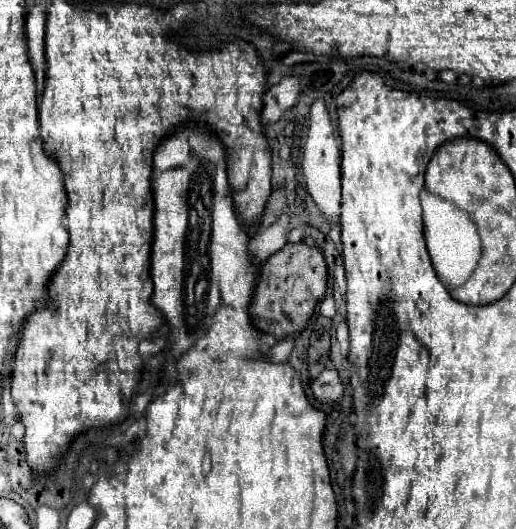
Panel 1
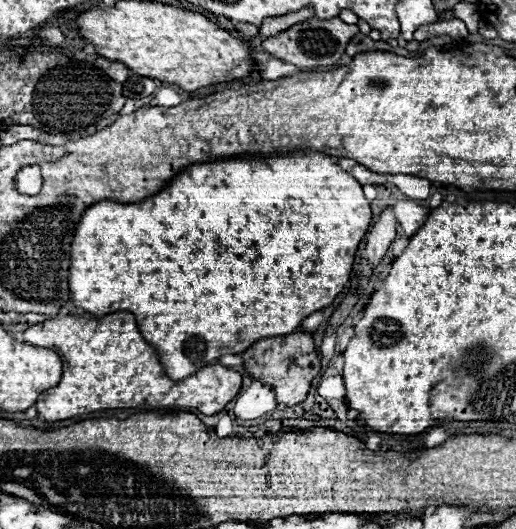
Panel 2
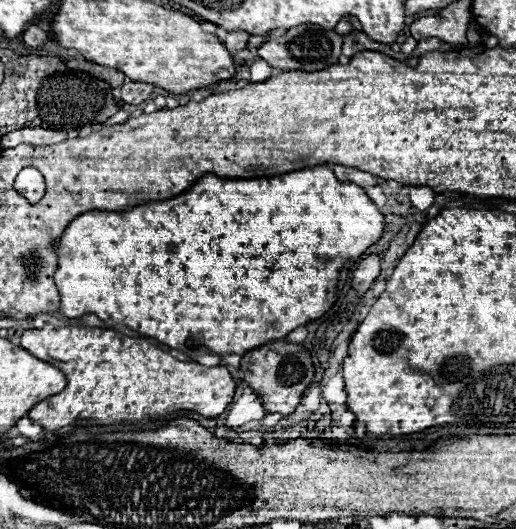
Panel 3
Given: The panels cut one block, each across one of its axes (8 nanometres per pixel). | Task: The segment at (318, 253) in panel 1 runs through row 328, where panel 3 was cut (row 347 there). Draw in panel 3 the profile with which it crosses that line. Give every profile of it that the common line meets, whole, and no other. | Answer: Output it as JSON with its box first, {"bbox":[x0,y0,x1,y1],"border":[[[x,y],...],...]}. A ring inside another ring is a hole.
{"bbox":[240,340,314,416],"border":[[[282,340],[268,342],[260,348],[246,352],[242,356],[240,368],[244,368],[244,382],[260,396],[264,410],[268,414],[278,412],[282,416],[288,416],[296,410],[302,392],[306,392],[306,388],[312,384],[314,378],[314,366],[310,354],[300,344],[286,344]]]}

